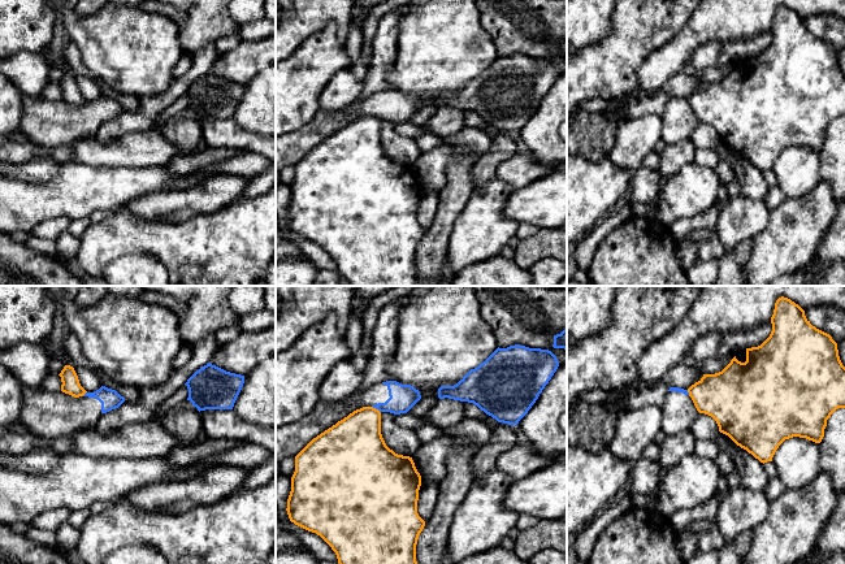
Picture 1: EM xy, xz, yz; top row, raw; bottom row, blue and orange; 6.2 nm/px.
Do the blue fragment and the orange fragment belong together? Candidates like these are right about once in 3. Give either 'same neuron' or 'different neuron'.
different neuron

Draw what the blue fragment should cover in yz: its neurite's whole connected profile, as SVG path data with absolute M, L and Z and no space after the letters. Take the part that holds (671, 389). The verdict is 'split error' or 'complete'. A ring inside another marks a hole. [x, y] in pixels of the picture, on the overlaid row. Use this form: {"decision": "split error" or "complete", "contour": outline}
{"decision": "split error", "contour": "M670 387L663 404L662 431L666 435L676 435L690 430L698 411L689 396L688 390Z"}

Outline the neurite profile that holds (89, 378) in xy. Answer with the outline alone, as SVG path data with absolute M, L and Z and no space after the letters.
M74 366L74 370L78 376L81 386L87 392L94 392L103 386L101 378L94 369L88 366Z

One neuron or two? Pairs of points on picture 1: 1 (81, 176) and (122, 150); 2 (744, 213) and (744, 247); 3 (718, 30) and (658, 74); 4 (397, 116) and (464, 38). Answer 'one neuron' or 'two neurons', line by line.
1: two neurons
2: two neurons
3: one neuron
4: two neurons

